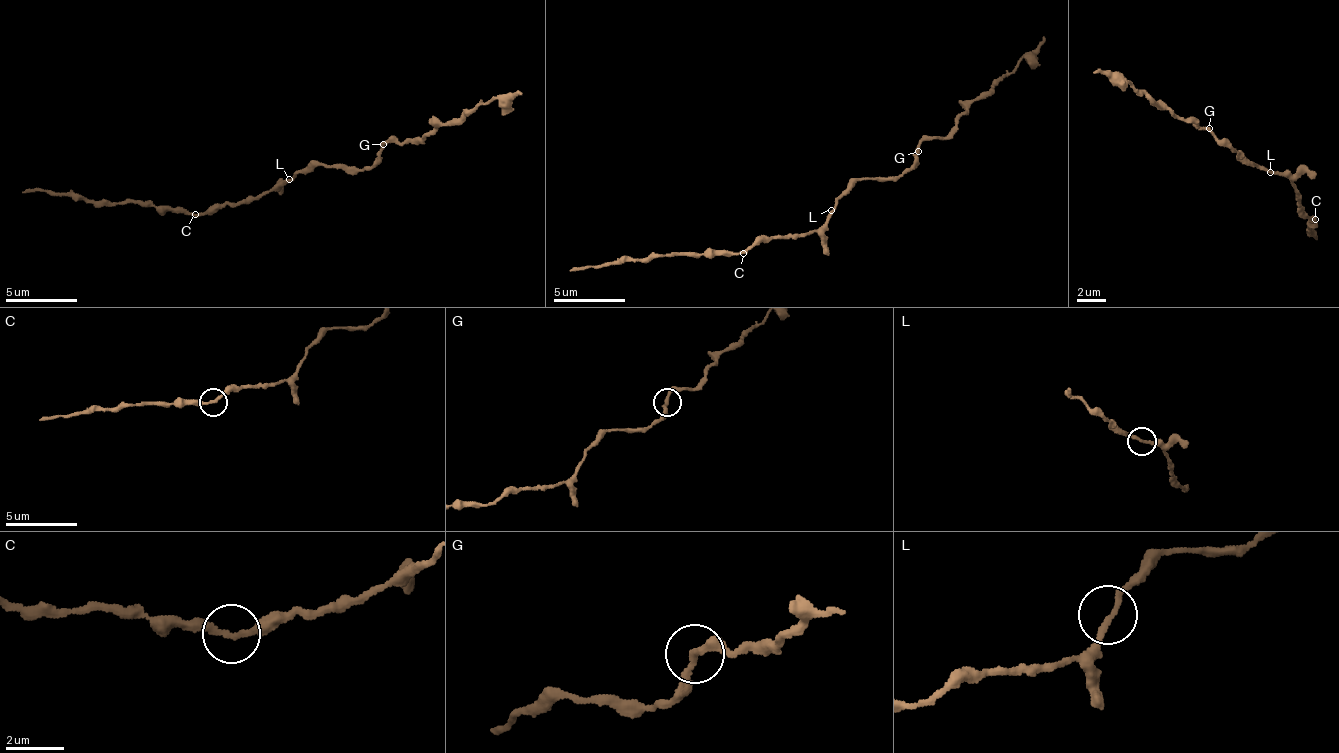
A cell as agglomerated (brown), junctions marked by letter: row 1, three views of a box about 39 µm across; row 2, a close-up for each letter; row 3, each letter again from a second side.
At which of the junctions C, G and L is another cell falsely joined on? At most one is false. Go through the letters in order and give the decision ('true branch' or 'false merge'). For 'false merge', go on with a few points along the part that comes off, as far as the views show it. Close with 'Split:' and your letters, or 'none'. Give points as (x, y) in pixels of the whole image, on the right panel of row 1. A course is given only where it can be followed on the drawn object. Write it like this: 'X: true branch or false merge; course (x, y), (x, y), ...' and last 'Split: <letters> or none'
C: true branch
G: true branch
L: true branch
Split: none

